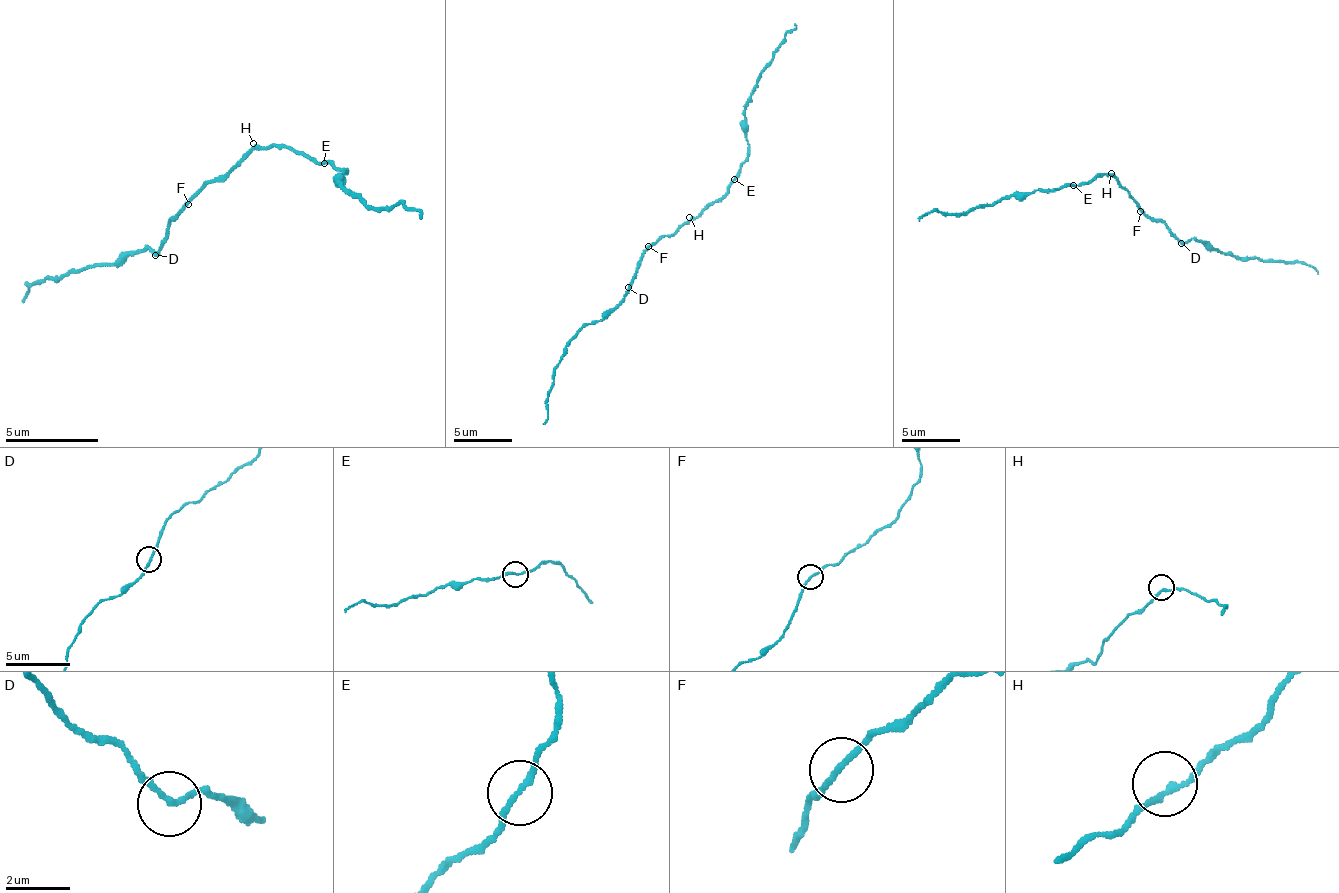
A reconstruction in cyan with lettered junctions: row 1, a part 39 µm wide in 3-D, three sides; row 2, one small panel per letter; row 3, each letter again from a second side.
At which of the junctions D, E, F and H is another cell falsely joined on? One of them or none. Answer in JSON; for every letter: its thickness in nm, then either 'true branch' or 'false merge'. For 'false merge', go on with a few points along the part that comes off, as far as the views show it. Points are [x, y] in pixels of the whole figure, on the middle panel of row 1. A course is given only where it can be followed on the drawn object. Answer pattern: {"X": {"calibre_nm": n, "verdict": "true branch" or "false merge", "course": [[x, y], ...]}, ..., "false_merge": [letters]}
{"D": {"calibre_nm": 160, "verdict": "true branch"}, "E": {"calibre_nm": 180, "verdict": "false merge", "course": [[733, 179], [748, 155], [745, 117], [751, 90], [763, 67], [795, 23]]}, "F": {"calibre_nm": 180, "verdict": "true branch"}, "H": {"calibre_nm": 180, "verdict": "true branch"}, "false_merge": ["E"]}

